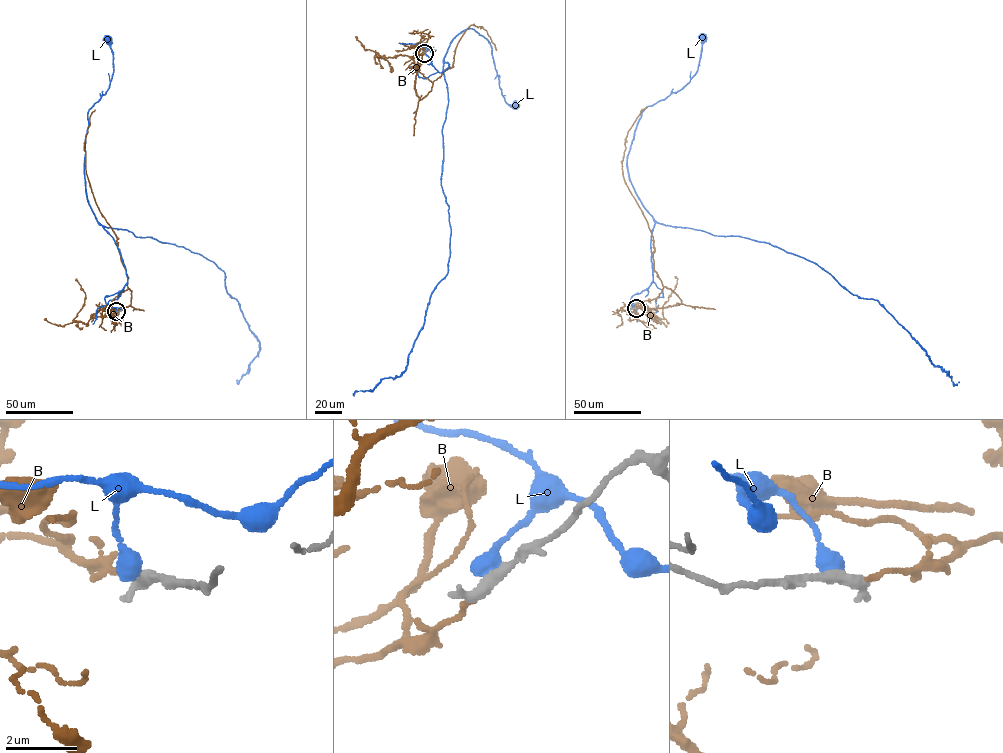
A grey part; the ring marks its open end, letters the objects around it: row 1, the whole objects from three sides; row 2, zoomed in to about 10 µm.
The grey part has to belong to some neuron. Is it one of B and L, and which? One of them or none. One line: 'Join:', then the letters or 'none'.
Join: B

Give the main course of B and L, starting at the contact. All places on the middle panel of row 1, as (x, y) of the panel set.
B: (424, 53), (418, 55), (419, 70), (432, 82), (452, 67), (455, 48), (471, 25), (486, 30), (496, 50)
L: (425, 52), (423, 43), (442, 72), (453, 39), (473, 28), (490, 42), (502, 95), (515, 104)

